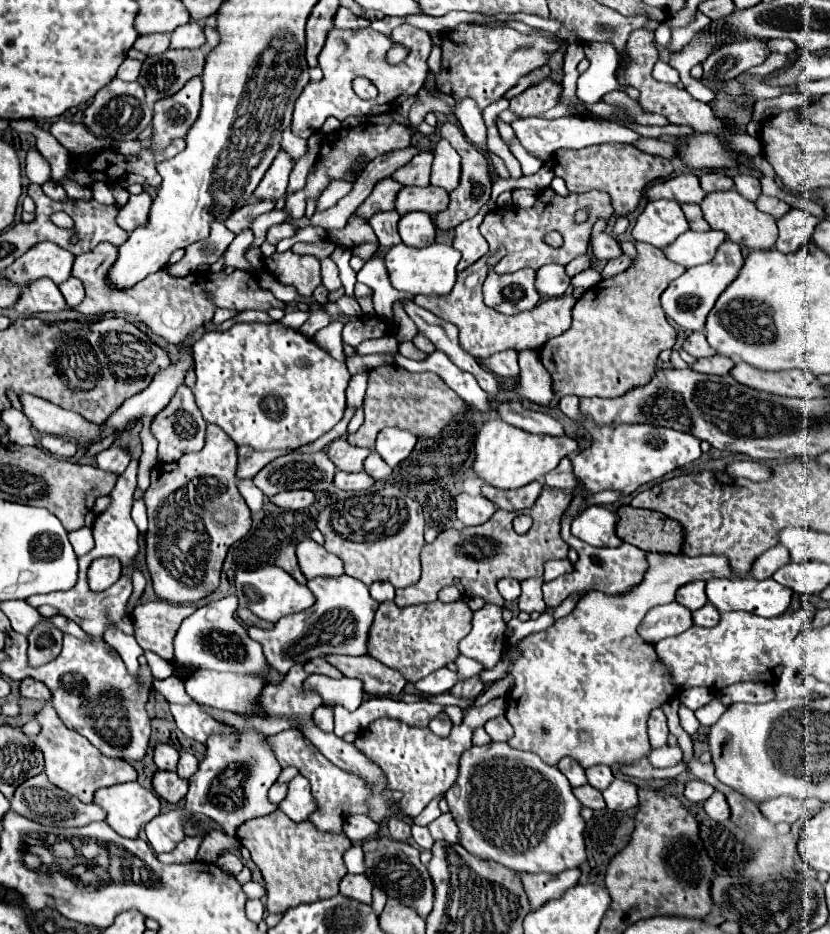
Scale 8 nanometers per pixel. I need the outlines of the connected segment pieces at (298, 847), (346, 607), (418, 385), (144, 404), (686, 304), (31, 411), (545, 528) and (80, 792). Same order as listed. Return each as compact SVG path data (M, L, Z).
M280 809L268 817L240 825L236 837L252 853L252 861L262 871L268 889L266 909L270 913L284 913L300 903L334 897L342 877L348 873L342 857L352 843L344 833L322 833L310 821L296 823Z
M350 575L340 577L316 577L308 581L316 603L312 609L296 615L282 617L274 623L272 629L250 627L248 635L264 647L264 655L268 665L286 675L292 665L300 661L308 661L314 657L326 657L330 653L340 655L366 655L368 653L368 633L374 621L374 613L378 609L378 601L374 601L368 593L368 587L362 581L352 579Z
M382 365L370 371L368 391L364 399L366 419L356 433L348 435L348 441L358 447L374 449L376 435L384 427L406 429L416 437L434 437L452 421L452 415L462 413L464 407L464 401L452 389L448 389L448 385L444 385L444 381L436 377L436 373L410 373L398 365Z
M178 347L178 361L160 369L156 373L156 377L152 379L152 383L140 391L136 397L130 397L128 401L124 401L124 405L112 413L112 417L106 421L106 425L110 429L122 429L132 417L142 419L144 415L156 415L160 413L170 399L176 395L178 387L184 383L186 373L194 367L194 359L192 359L192 349L184 347L186 351L180 351Z
M726 239L720 245L720 249L716 251L716 257L712 261L686 269L678 279L674 279L668 285L668 289L662 293L664 313L684 329L704 331L704 323L706 323L706 317L708 317L710 309L714 307L720 293L738 277L742 265L744 265L744 257L742 257L740 245L734 245L732 241Z
M22 393L20 403L22 403L22 413L28 417L32 427L36 427L42 433L64 435L84 445L90 445L96 439L100 439L100 427L84 421L74 411L66 411L30 393Z
M546 487L536 505L528 509L528 515L532 517L532 527L528 533L518 535L512 529L512 519L518 513L508 511L496 511L486 523L478 527L464 527L464 529L446 529L438 533L434 543L426 543L420 561L422 561L422 577L414 587L396 589L396 605L414 605L414 603L430 603L436 601L438 591L448 585L456 585L458 591L466 597L482 595L486 603L494 603L498 607L504 607L506 601L500 597L496 583L502 577L514 577L518 581L524 581L528 577L542 577L544 563L548 559L566 559L568 557L568 545L560 539L560 519L564 511L570 507L572 491L560 491Z
M50 701L44 703L44 709L36 715L36 719L42 725L42 731L36 737L36 747L42 749L44 759L46 759L44 775L56 787L72 793L74 797L80 797L80 801L84 801L84 803L92 803L94 793L98 789L118 785L118 783L136 781L136 771L130 763L126 763L124 759L112 759L112 757L102 755L86 737L80 737L80 733L76 733L74 729L68 729L60 721L56 711L52 709Z

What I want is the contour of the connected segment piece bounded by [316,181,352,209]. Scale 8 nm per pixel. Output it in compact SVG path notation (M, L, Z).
M334 181L328 185L328 189L320 195L320 201L316 201L316 209L328 209L334 207L342 197L346 197L352 189L352 183L348 181Z

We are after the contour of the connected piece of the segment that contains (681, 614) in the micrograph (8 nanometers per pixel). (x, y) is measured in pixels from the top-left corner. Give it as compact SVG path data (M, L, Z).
M672 601L668 605L650 609L648 615L642 619L638 633L646 643L654 645L660 639L680 635L690 627L692 627L692 613L684 605Z

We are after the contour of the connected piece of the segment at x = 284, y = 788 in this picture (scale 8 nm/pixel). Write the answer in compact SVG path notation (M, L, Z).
M274 783L272 787L270 787L270 791L268 791L268 795L270 795L270 801L272 803L280 803L284 797L286 797L286 793L288 793L288 783Z

